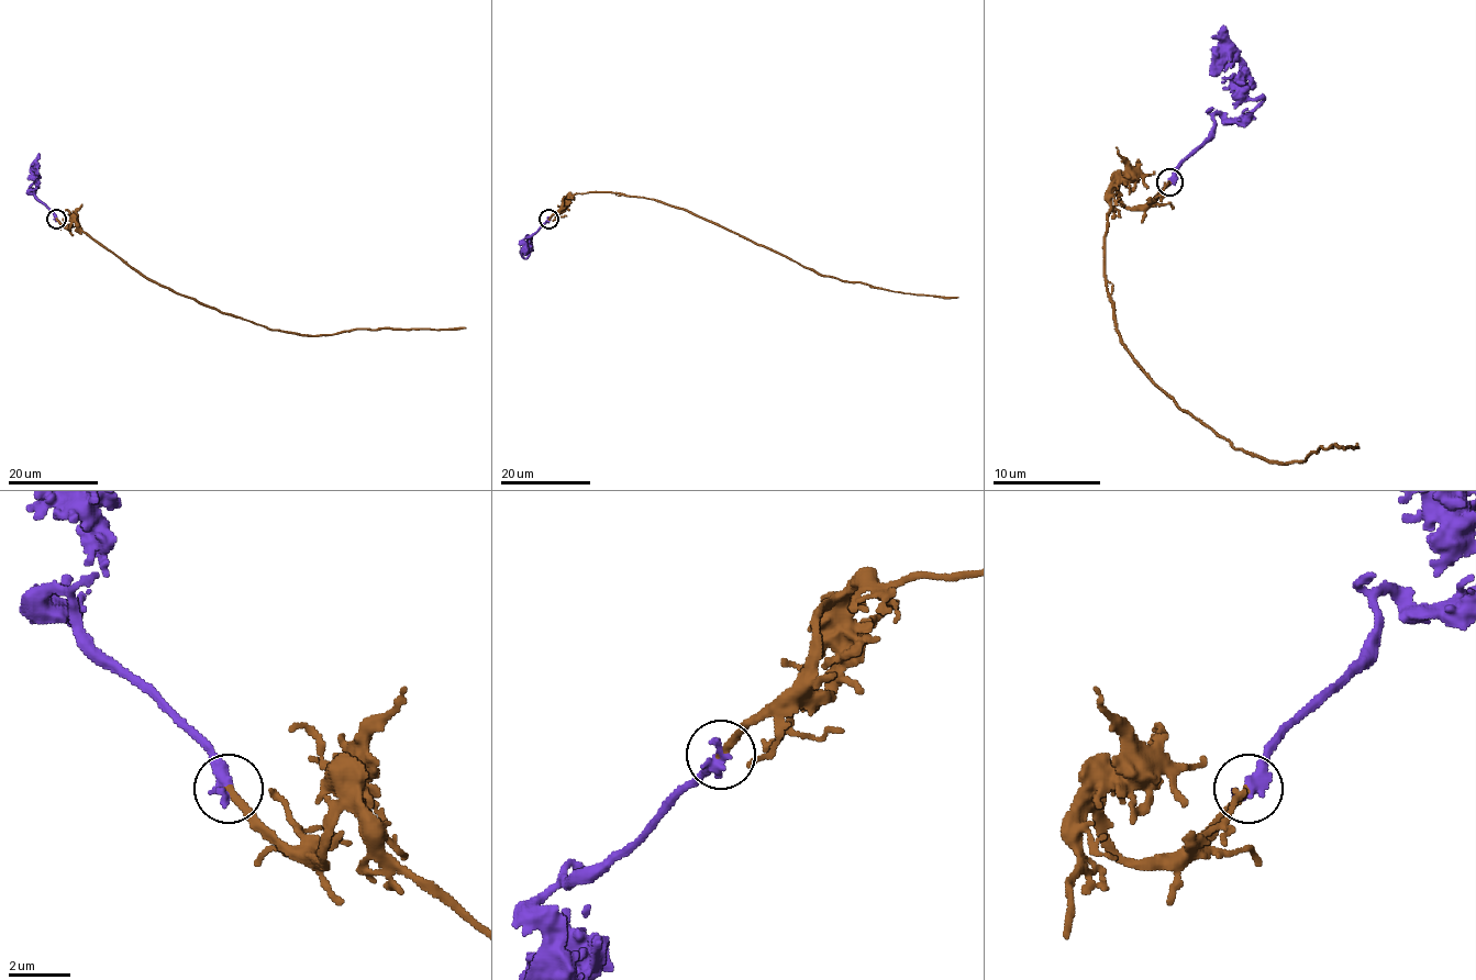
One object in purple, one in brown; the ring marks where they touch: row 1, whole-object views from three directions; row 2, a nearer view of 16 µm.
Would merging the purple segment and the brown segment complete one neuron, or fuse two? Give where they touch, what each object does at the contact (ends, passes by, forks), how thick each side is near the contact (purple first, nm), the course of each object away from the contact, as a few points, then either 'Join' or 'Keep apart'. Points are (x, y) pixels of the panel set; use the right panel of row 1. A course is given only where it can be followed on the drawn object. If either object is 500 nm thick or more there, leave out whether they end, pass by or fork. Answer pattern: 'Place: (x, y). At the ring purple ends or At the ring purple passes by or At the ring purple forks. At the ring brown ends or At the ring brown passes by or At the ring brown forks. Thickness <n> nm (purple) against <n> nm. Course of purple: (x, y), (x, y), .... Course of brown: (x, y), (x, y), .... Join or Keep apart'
Place: (1169, 182). At the ring purple ends. At the ring brown ends. Thickness 480 nm (purple) against 260 nm. Course of purple: (1168, 181), (1209, 135), (1217, 114), (1246, 117), (1263, 98), (1246, 92), (1239, 49), (1222, 25). Course of brown: (1168, 181), (1133, 208), (1114, 189), (1107, 213), (1105, 284), (1142, 369), (1233, 447), (1284, 464), (1356, 445). Join

